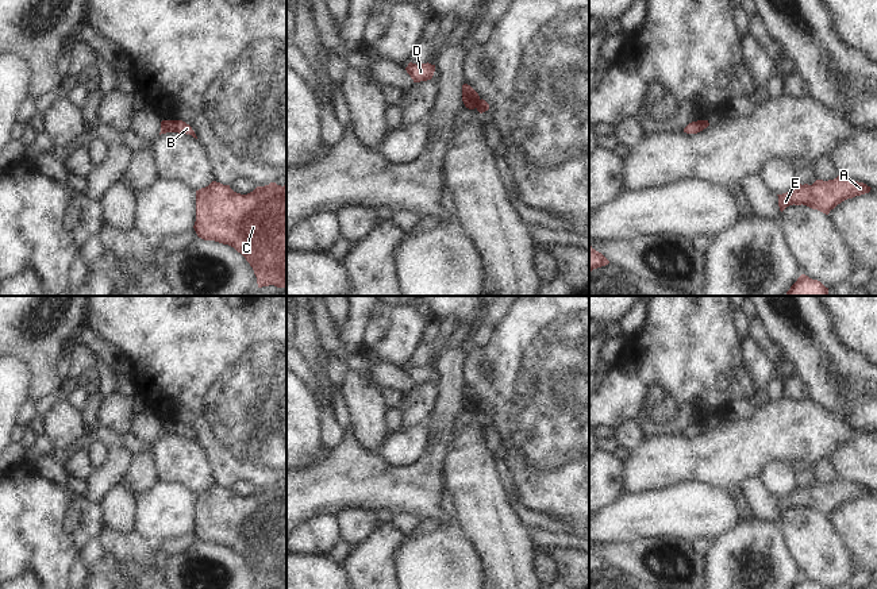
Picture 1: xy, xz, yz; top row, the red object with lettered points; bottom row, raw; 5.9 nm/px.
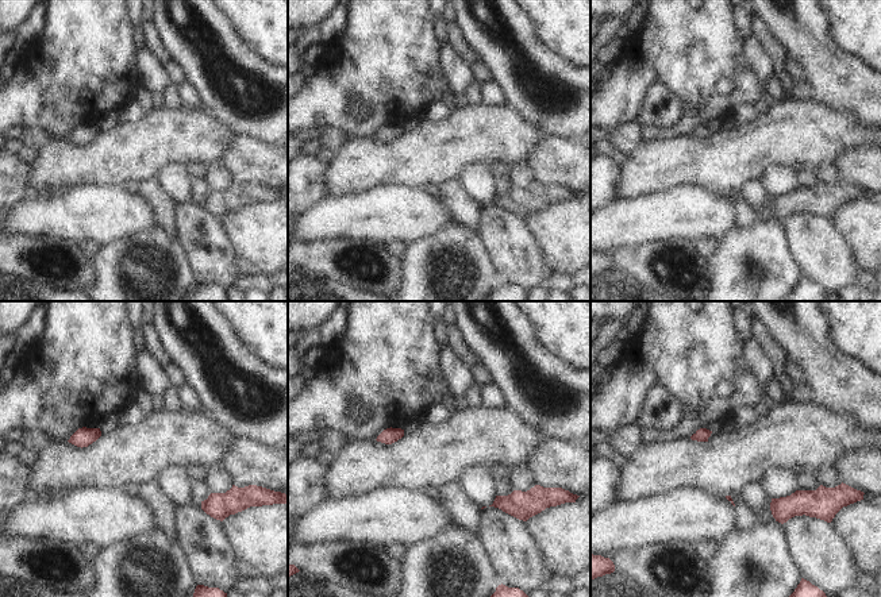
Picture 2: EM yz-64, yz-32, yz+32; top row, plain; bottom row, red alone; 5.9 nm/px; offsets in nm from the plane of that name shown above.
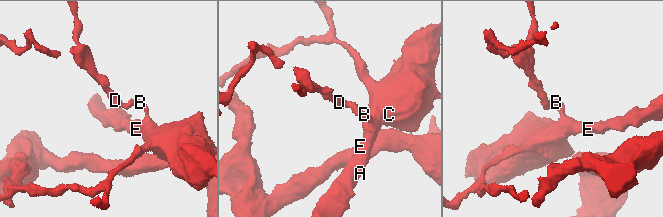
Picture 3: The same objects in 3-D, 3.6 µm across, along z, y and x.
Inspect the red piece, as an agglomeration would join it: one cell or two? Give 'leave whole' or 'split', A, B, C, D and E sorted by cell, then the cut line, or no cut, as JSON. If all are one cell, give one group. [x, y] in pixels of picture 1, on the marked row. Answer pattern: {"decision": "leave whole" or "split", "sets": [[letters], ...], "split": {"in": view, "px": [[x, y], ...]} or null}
{"decision": "leave whole", "sets": [["A", "B", "C", "D", "E"]], "split": null}

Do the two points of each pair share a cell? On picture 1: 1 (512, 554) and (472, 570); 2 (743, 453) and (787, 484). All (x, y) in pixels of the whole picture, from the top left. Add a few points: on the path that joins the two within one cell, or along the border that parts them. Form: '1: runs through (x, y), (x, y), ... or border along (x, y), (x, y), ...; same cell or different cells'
1: border along (468, 539), (485, 574); different cells
2: border along (791, 462), (772, 461), (758, 476); different cells

